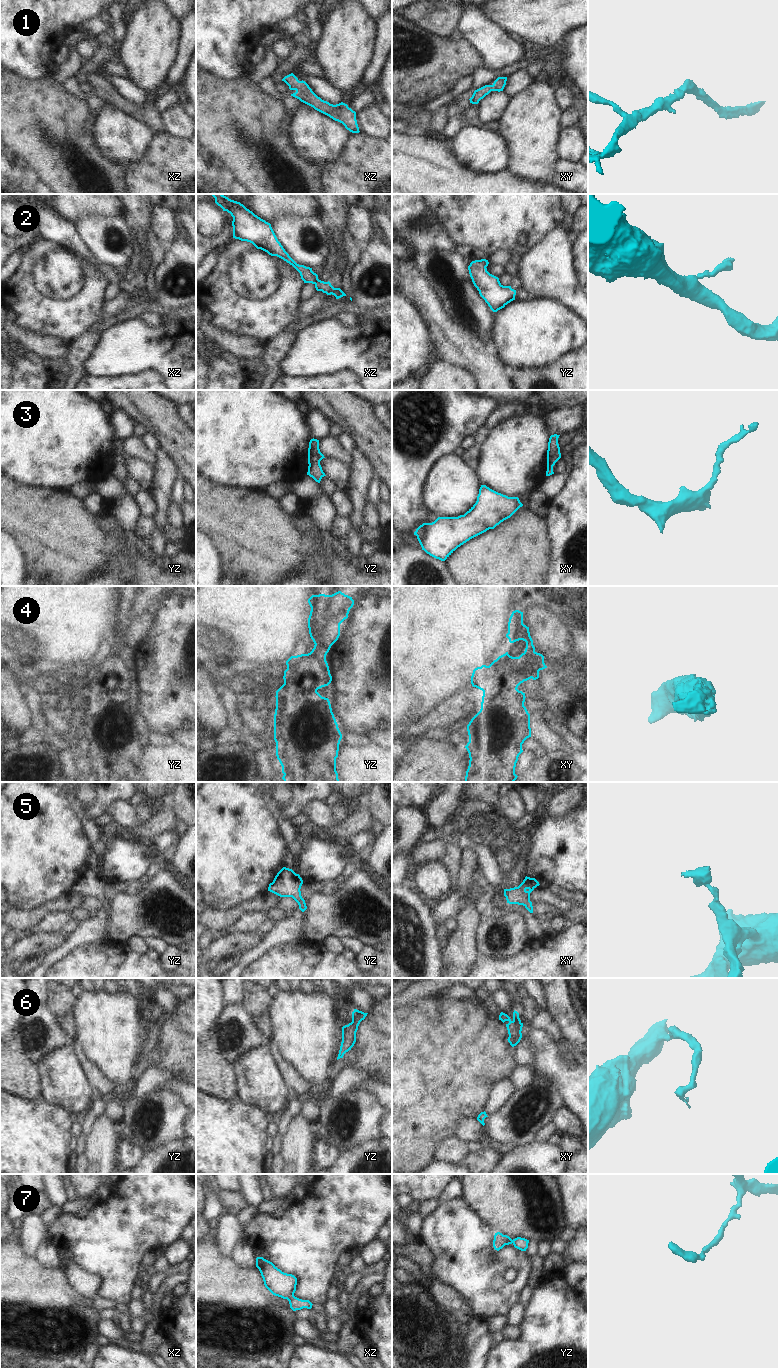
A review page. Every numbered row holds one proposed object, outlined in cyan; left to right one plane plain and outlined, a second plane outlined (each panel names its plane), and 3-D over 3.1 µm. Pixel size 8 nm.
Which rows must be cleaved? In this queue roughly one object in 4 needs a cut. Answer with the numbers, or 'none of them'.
none of them

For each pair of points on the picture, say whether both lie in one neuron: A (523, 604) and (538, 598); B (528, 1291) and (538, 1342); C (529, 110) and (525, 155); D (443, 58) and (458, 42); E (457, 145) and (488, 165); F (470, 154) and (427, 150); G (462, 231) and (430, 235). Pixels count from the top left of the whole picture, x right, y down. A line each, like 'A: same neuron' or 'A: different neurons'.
A: same neuron
B: different neurons
C: same neuron
D: same neuron
E: same neuron
F: different neurons
G: different neurons

